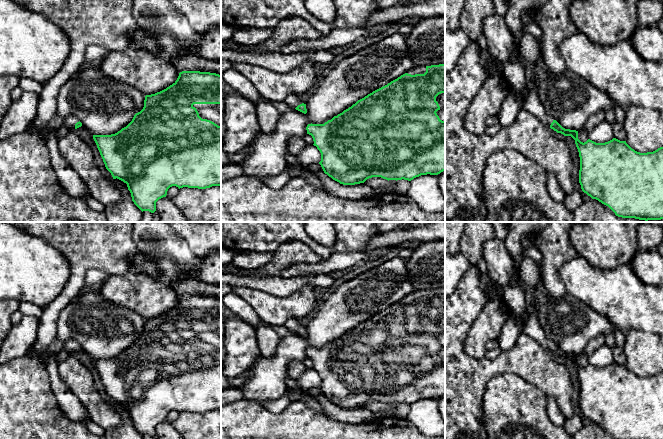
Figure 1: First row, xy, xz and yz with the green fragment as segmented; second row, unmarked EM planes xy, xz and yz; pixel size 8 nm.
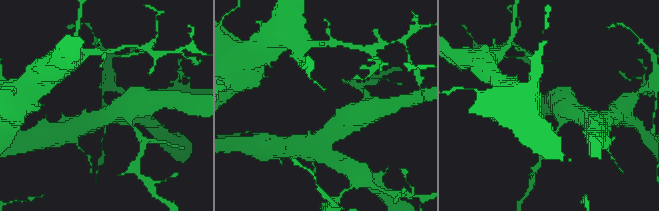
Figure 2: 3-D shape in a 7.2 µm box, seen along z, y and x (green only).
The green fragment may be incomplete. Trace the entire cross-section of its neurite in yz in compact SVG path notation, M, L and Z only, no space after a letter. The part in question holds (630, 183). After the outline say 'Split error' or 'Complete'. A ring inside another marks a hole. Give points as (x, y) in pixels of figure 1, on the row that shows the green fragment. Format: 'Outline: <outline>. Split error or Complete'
Outline: M543 58L533 63L534 86L530 93L522 98L522 109L533 114L544 125L549 125L551 129L564 136L571 136L575 140L580 157L579 183L584 193L592 199L596 199L608 206L616 216L622 218L635 218L639 220L661 220L663 219L663 147L653 152L640 153L632 149L626 141L616 138L605 142L596 143L590 139L581 142L578 139L578 131L563 128L556 120L547 115L538 94L540 84L546 79L549 72Z. Split error

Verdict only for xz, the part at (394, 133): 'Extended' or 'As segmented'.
Extended

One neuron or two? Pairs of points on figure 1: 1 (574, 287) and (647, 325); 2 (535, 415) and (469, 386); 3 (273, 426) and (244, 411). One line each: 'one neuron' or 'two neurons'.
1: one neuron
2: two neurons
3: one neuron

